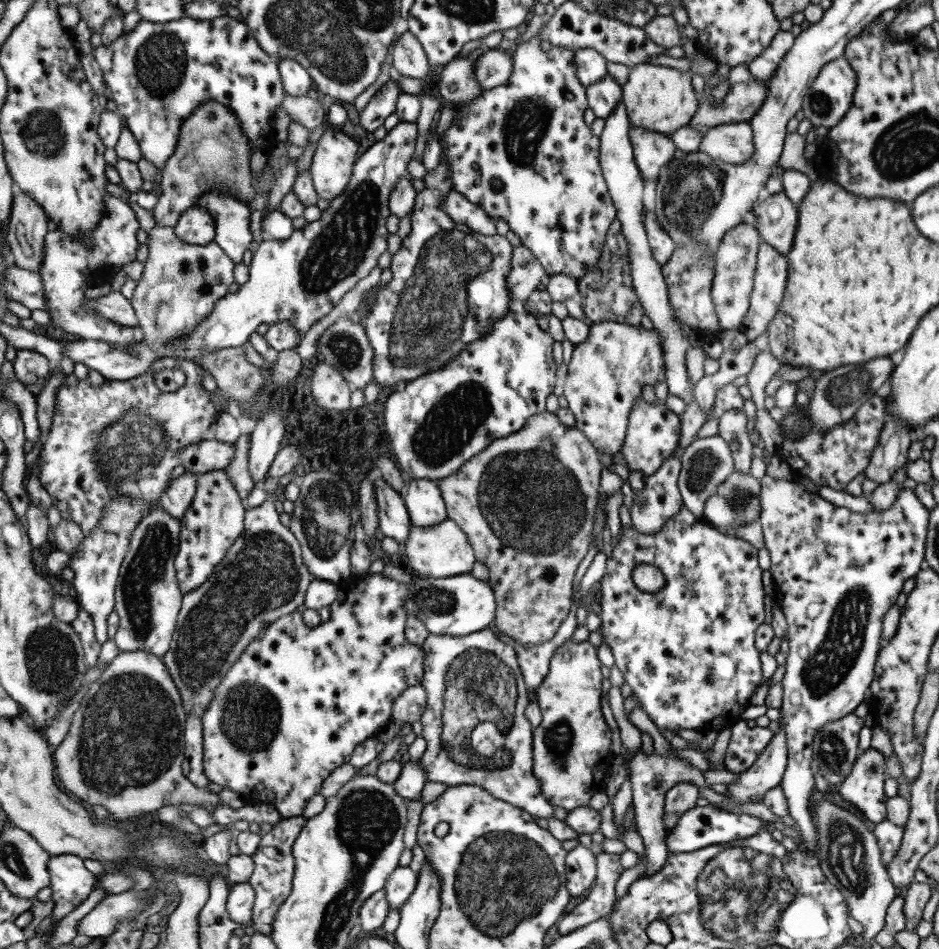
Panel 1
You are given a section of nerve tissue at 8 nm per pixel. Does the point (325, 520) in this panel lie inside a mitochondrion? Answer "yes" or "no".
yes

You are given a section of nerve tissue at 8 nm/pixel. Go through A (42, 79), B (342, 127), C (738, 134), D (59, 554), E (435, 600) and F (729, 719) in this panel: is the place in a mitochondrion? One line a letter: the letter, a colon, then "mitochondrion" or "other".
A: other
B: other
C: other
D: other
E: mitochondrion
F: other

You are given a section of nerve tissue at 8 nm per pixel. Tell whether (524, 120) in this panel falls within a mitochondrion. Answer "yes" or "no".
yes

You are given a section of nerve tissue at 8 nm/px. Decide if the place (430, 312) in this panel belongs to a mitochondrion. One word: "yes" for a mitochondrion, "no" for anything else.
yes

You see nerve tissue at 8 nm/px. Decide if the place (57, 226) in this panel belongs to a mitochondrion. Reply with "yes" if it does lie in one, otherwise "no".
no

